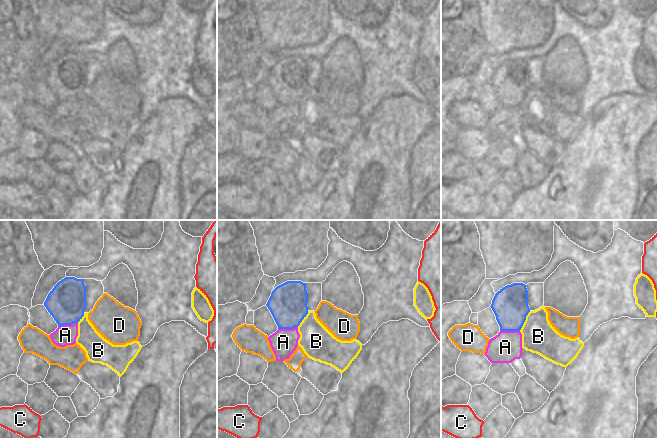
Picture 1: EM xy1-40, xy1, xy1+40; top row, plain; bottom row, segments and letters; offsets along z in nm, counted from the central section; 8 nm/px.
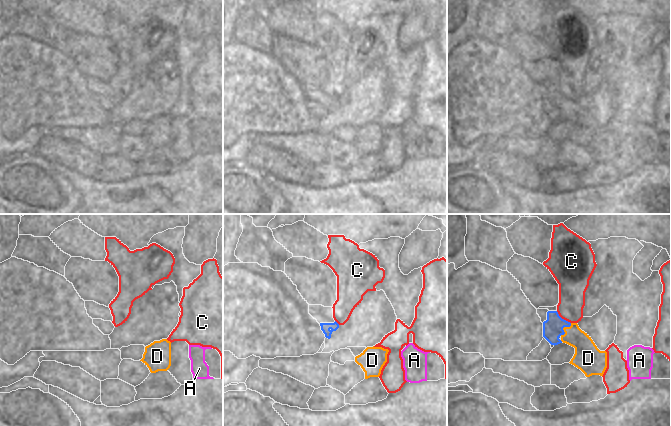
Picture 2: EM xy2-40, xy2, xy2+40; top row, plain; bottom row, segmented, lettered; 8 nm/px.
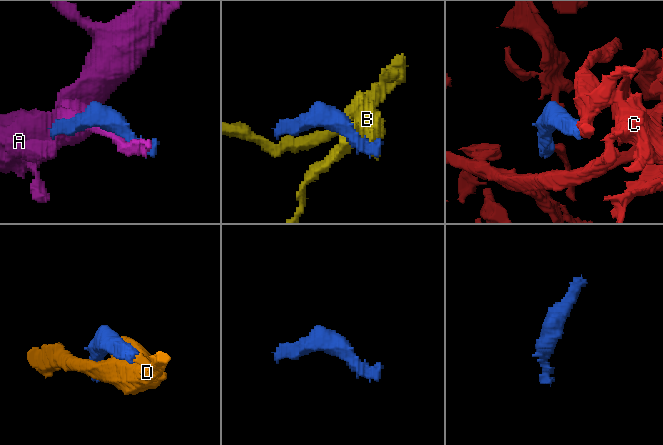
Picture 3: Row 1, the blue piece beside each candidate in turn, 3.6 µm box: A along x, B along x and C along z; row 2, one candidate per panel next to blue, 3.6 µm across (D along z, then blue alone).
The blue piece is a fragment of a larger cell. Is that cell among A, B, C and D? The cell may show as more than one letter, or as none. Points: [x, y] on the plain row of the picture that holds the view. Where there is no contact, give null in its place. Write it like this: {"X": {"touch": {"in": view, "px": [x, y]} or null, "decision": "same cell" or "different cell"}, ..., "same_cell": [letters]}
{"A": {"touch": {"in": "xy1-40", "px": [67, 100]}, "decision": "different cell"}, "B": {"touch": {"in": "xy1+40", "px": [524, 97]}, "decision": "different cell"}, "C": {"touch": {"in": "xy2+40", "px": [563, 95]}, "decision": "different cell"}, "D": {"touch": {"in": "xy2+40", "px": [563, 103]}, "decision": "different cell"}, "same_cell": []}

